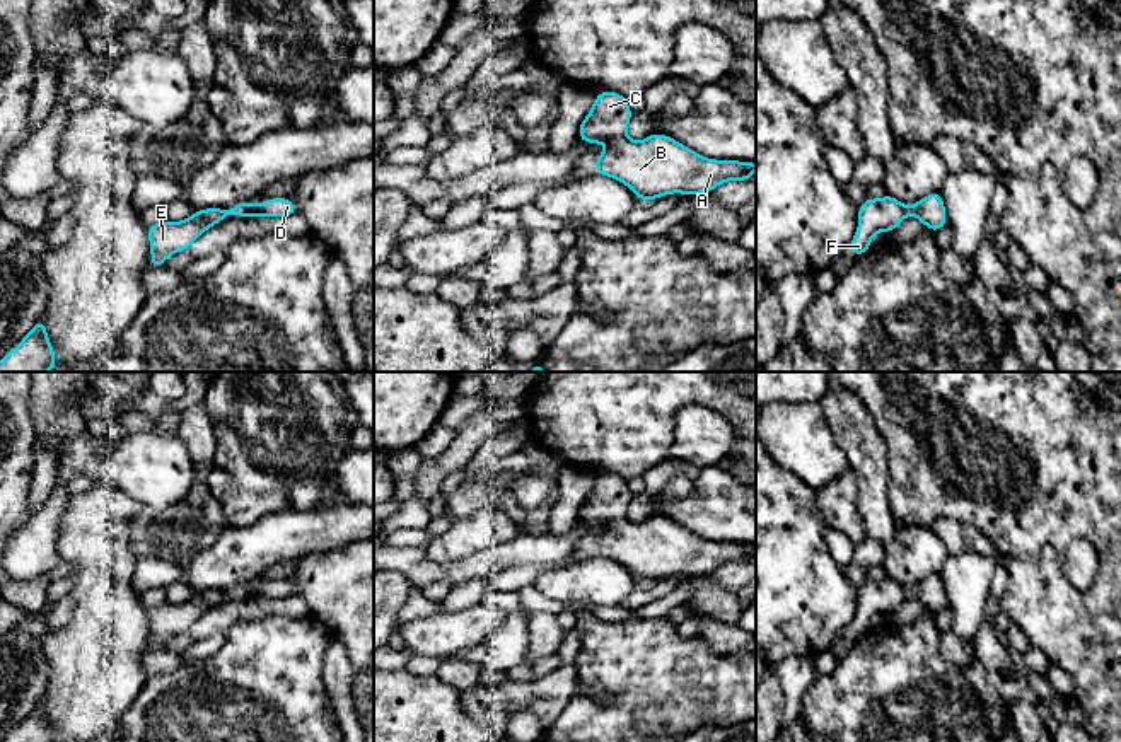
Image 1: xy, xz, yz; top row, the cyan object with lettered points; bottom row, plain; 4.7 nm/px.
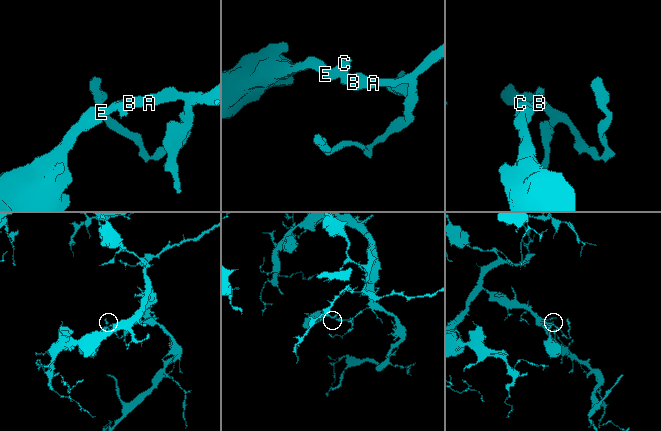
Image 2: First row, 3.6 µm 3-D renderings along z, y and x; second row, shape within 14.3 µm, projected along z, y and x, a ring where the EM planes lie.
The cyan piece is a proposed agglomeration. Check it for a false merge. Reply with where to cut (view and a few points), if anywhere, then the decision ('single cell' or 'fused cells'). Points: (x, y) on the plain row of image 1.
cut none; single cell

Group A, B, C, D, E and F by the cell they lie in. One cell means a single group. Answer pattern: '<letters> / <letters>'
A B C D E F

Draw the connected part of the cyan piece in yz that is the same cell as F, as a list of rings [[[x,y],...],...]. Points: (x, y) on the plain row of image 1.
[[[930,575],[911,588],[904,588],[891,577],[880,582],[868,580],[858,588],[860,609],[853,616],[848,631],[855,640],[862,638],[870,631],[870,621],[875,614],[889,616],[906,597],[920,600],[923,607],[933,614],[947,607],[945,587],[940,575]]]

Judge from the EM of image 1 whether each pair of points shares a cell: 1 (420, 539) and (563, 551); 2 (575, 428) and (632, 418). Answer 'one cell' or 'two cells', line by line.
1: two cells
2: one cell

